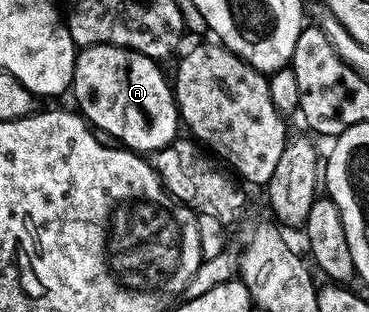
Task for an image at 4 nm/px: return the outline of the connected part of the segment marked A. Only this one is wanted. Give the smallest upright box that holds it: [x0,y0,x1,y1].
[70,43,182,153]

